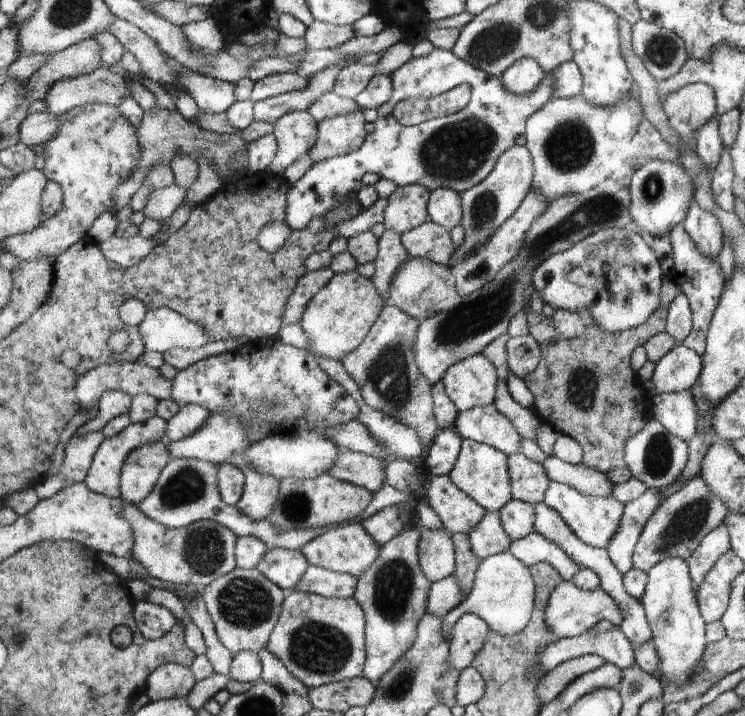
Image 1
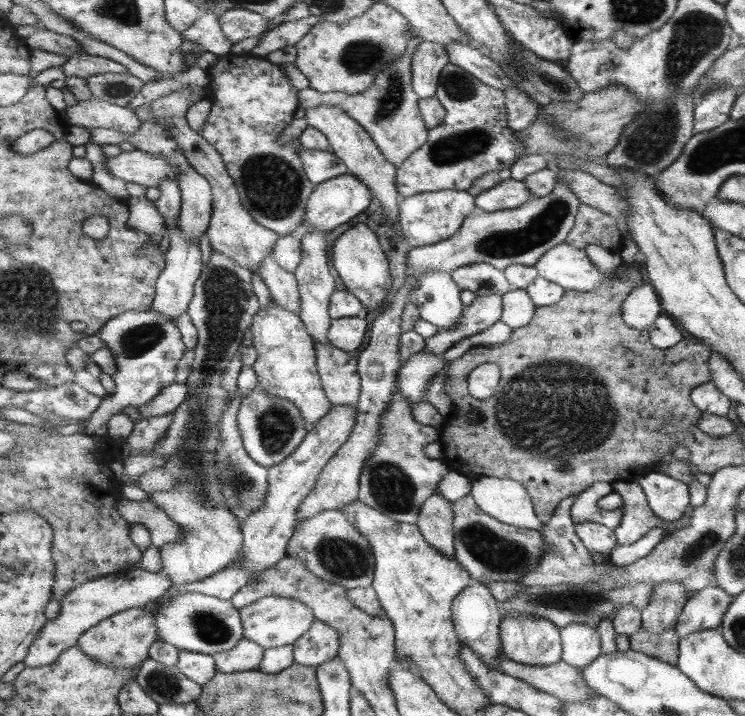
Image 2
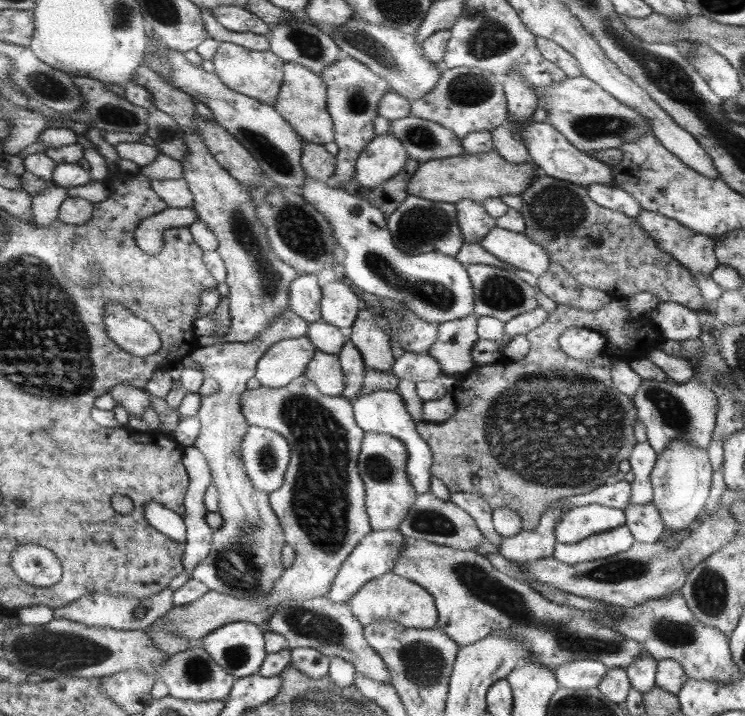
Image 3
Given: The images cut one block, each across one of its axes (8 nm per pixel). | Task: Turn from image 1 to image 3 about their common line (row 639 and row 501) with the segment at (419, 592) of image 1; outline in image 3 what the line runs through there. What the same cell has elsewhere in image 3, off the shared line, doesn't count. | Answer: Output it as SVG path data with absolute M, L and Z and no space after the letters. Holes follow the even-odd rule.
M365 432L358 467L366 483L366 505L374 530L399 530L418 501L419 492L407 474L407 458L407 445L402 439L385 433Z

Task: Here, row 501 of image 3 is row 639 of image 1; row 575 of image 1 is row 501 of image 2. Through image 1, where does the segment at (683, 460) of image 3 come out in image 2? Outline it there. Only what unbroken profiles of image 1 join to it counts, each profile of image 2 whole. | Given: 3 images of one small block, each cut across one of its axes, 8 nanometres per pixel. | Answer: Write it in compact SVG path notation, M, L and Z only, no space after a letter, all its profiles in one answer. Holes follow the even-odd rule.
M653 471L638 482L644 488L650 507L662 520L679 520L690 508L689 486L674 476Z

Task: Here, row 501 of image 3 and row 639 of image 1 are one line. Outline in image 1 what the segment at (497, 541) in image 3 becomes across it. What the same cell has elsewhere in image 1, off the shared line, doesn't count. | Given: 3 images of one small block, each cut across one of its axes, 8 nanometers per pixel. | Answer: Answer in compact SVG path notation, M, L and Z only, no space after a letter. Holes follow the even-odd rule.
M465 614L453 629L453 642L449 650L449 662L457 670L471 667L473 660L489 638L489 624L476 614Z

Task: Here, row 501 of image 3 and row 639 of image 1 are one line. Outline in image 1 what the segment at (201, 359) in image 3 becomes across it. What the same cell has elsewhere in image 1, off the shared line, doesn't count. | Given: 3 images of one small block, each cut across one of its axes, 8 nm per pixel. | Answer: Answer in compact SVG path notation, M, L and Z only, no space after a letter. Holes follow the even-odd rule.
M235 568L210 584L203 595L207 610L215 623L219 640L231 650L234 655L245 651L255 652L259 655L261 650L268 648L271 635L278 625L283 603L291 590L285 590L271 582L258 568Z

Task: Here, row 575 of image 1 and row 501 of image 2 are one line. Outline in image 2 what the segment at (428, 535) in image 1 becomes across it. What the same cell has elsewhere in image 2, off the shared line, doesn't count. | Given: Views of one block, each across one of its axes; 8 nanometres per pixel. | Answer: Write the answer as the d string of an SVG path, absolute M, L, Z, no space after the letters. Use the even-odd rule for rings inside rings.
M435 491L423 505L420 513L417 526L423 531L423 537L427 539L435 548L438 548L442 554L448 558L456 559L455 557L455 513L454 502L443 497L443 493Z

